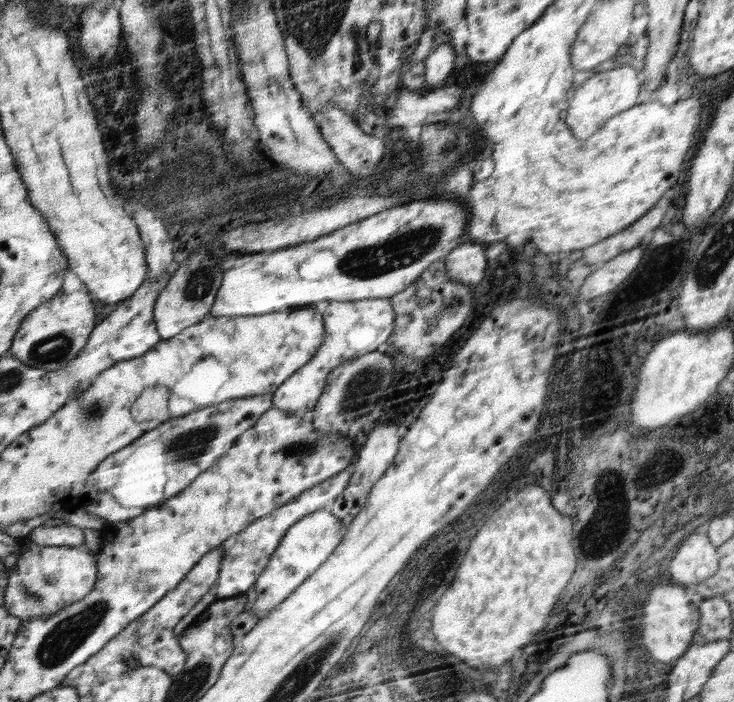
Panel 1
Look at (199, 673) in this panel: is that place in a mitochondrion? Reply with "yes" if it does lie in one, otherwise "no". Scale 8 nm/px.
yes

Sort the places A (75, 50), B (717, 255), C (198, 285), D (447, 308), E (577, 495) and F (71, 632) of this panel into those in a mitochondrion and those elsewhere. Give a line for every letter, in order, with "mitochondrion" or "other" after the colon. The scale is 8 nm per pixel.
A: other
B: mitochondrion
C: mitochondrion
D: mitochondrion
E: other
F: mitochondrion

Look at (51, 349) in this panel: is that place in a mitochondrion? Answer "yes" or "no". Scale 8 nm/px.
yes

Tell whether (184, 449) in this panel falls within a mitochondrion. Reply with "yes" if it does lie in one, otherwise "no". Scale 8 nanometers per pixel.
yes

